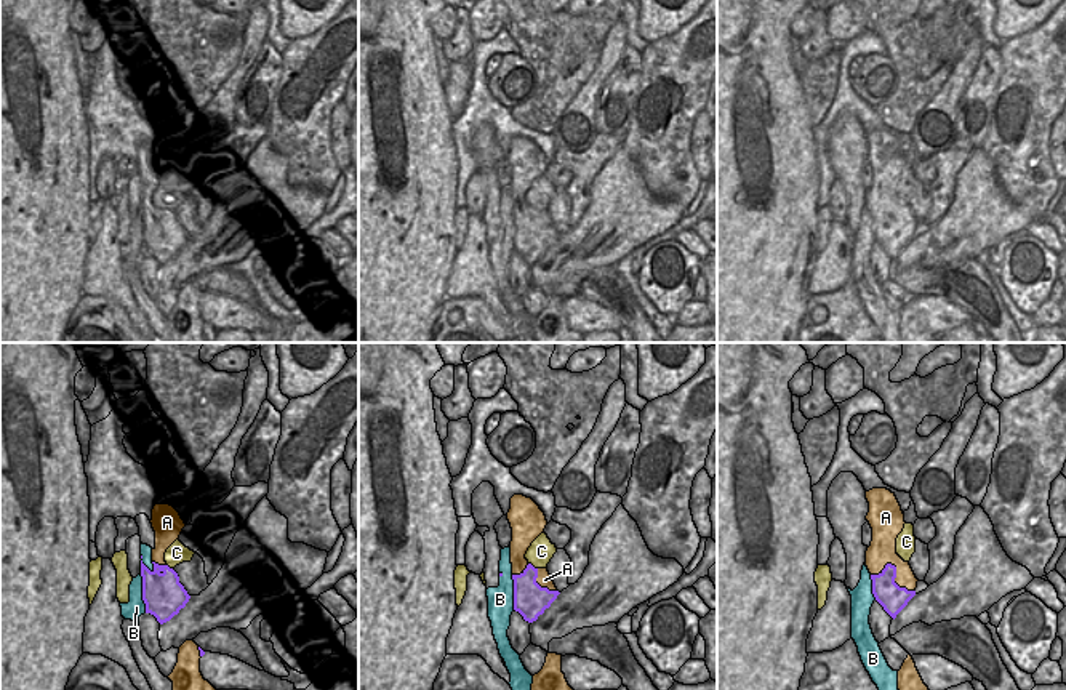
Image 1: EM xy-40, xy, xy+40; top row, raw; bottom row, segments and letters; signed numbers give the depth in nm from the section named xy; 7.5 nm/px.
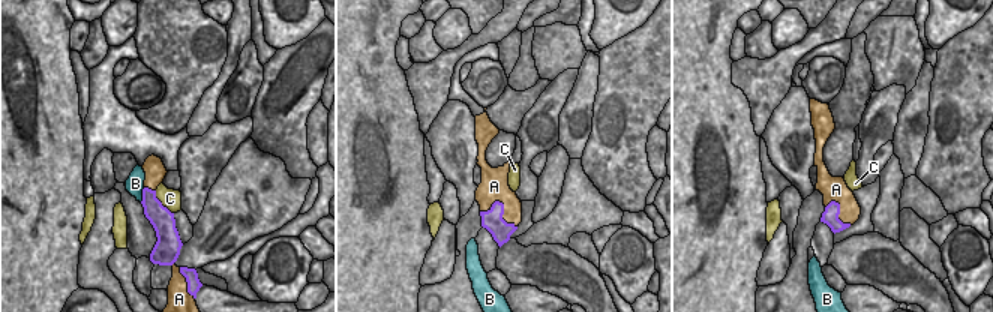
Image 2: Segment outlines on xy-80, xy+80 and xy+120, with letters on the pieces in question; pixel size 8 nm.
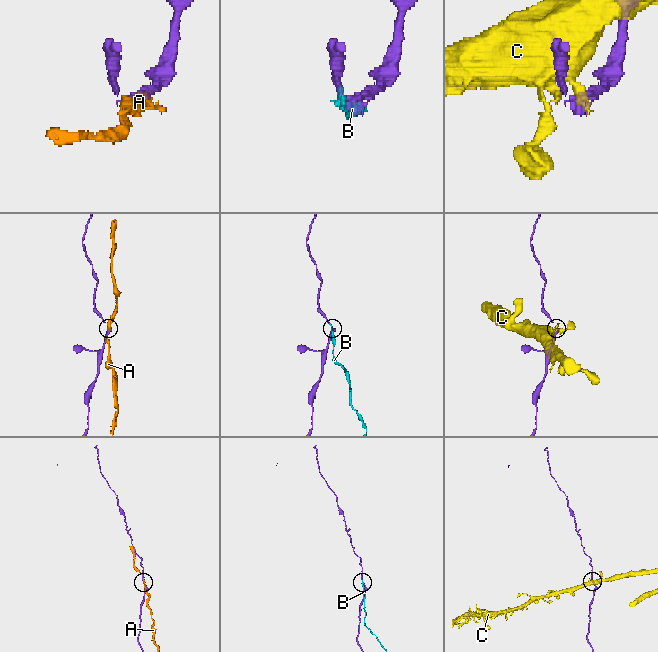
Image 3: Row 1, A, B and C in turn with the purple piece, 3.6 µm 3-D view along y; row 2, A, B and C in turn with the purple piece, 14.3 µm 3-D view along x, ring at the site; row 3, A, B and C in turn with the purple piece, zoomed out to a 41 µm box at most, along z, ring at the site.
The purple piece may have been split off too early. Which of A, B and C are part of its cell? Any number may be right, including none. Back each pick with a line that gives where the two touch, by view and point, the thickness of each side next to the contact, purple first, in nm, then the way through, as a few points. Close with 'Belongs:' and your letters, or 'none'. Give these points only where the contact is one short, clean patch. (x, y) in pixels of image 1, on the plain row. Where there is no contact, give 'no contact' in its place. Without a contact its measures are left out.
Belongs: none

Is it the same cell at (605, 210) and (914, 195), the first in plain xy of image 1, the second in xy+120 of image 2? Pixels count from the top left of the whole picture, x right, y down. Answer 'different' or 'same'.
same

